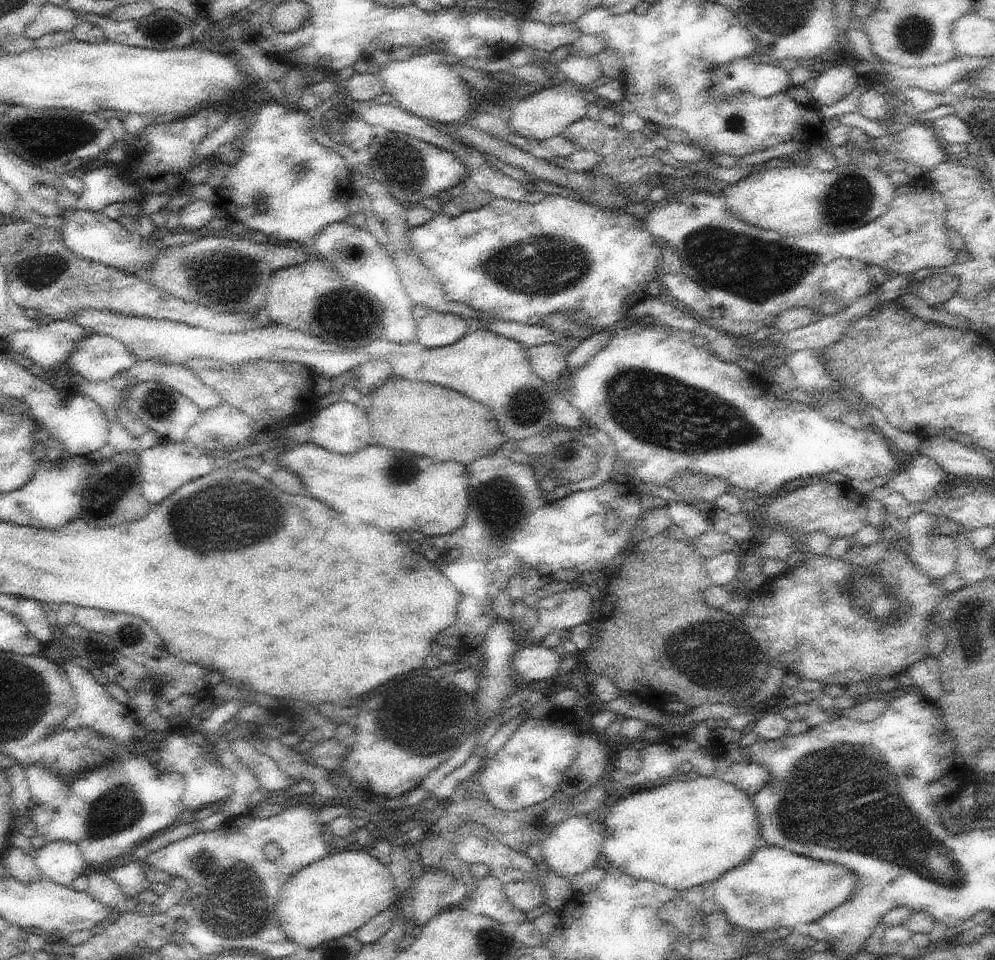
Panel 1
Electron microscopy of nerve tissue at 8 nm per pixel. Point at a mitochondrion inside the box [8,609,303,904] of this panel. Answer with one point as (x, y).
(120, 806)

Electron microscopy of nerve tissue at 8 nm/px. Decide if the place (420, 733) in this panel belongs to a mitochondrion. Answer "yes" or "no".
yes

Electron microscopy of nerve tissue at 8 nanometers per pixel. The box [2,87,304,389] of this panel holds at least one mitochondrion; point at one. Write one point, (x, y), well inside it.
(51, 136)

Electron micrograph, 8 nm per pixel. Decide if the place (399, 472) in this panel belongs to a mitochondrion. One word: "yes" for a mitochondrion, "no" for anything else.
yes

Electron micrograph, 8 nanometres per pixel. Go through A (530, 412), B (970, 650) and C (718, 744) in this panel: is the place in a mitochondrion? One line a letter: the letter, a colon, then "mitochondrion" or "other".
A: mitochondrion
B: other
C: other

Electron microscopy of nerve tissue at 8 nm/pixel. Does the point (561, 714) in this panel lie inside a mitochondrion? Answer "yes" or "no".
no

